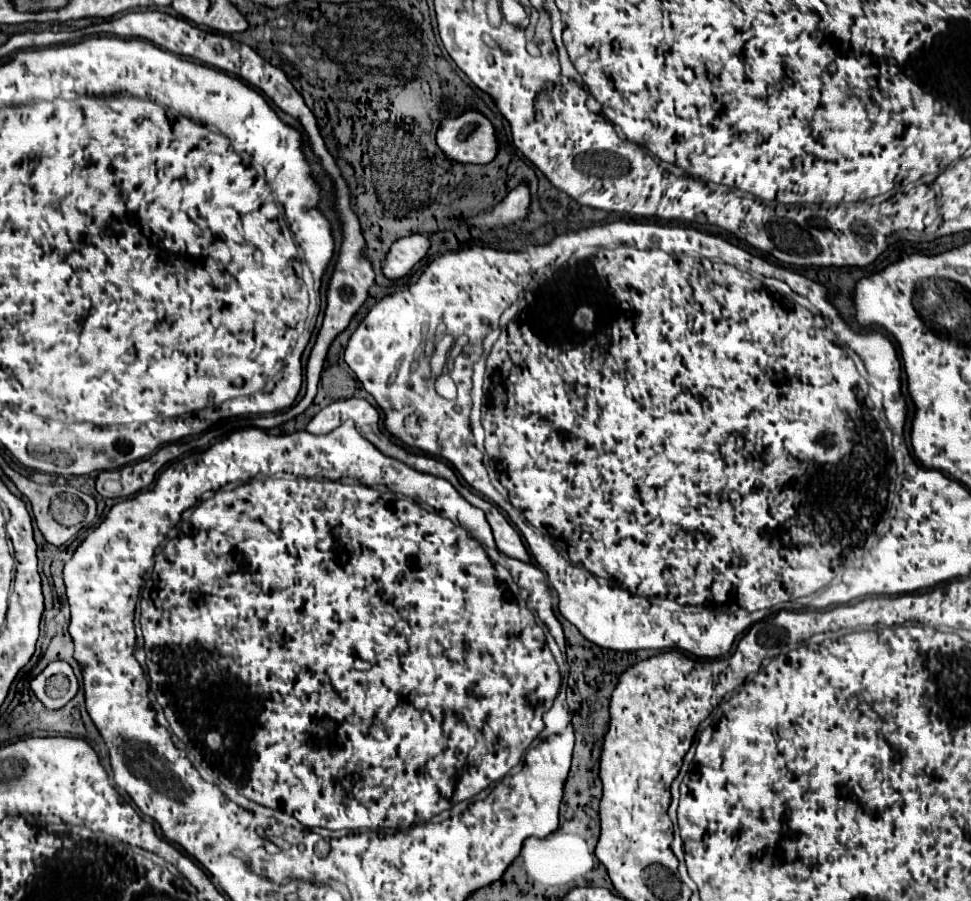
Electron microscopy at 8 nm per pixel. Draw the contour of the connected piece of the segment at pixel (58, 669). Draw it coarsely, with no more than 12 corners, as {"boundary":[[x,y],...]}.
{"boundary":[[59,660],[31,680],[47,710],[77,694],[71,666]]}

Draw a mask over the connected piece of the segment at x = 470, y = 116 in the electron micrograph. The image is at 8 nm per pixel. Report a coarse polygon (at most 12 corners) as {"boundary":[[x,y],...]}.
{"boundary":[[475,110],[443,120],[435,140],[445,158],[489,164],[493,124]]}

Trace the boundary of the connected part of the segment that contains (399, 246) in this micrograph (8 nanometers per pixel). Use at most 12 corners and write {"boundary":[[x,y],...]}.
{"boundary":[[427,236],[397,240],[383,266],[391,280],[405,276],[427,254]]}

